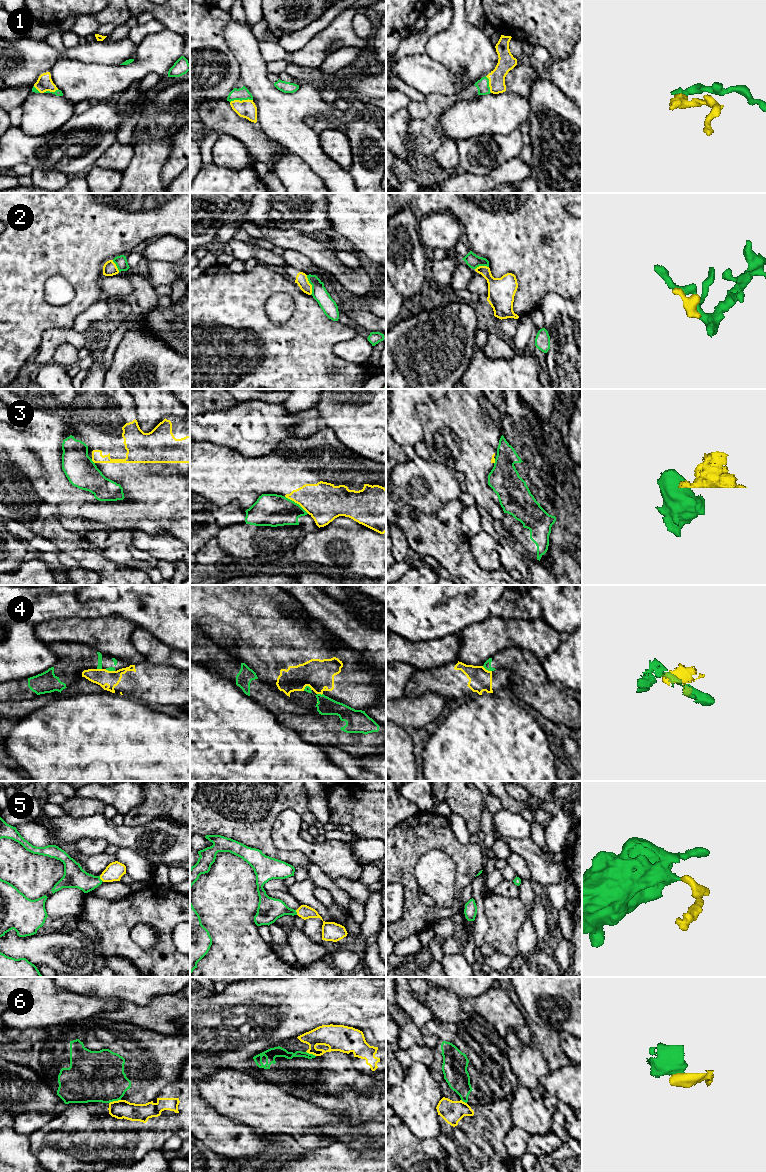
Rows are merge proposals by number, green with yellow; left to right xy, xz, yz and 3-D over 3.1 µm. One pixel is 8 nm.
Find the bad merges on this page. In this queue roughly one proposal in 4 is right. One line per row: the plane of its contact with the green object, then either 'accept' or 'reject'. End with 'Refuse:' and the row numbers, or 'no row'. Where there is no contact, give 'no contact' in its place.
1: meets green in xz; accept
2: meets green in xz; reject
3: meets green in xz; reject
4: meets green in yz; reject
5: meets green in xy; accept
6: meets green in xy; reject
Refuse: 2, 3, 4, 6

